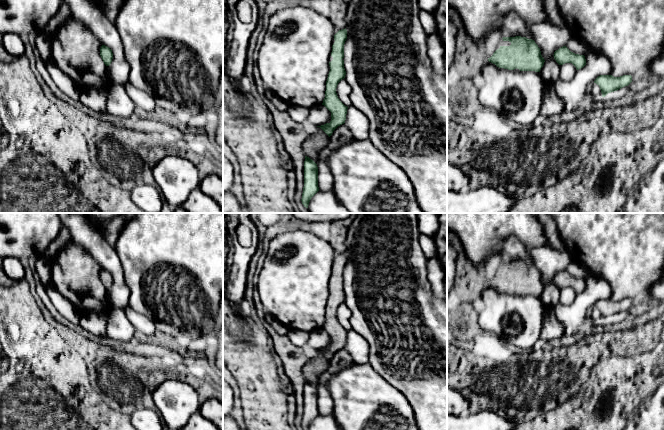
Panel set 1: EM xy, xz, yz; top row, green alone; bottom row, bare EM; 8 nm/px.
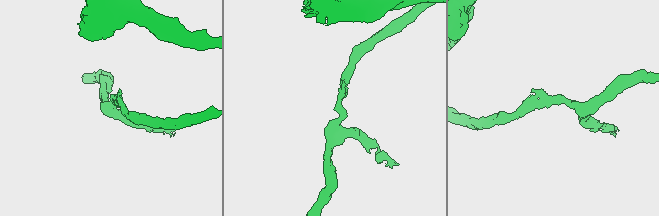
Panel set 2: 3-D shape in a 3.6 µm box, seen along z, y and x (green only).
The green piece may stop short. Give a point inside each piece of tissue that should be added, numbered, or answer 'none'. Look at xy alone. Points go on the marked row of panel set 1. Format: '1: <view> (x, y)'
none

